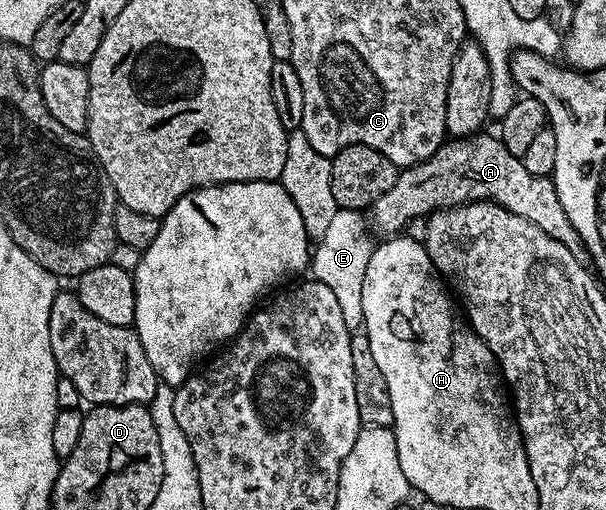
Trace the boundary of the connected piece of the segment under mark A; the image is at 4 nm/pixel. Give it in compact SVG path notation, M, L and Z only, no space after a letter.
M486 132L447 140L437 152L428 156L428 160L405 167L396 184L392 184L392 188L388 188L388 192L369 207L368 218L373 229L375 226L380 233L386 234L382 236L394 236L405 231L406 225L417 217L426 218L435 210L464 206L468 202L494 202L528 220L528 224L536 224L536 228L540 228L540 232L548 232L552 240L560 240L576 260L587 261L586 246L576 228L572 228L572 220L568 220L568 212L564 212L560 196L556 196L553 177L532 176L532 172L524 168L521 158L512 156L512 152L504 148L501 137L494 135L493 138Z

